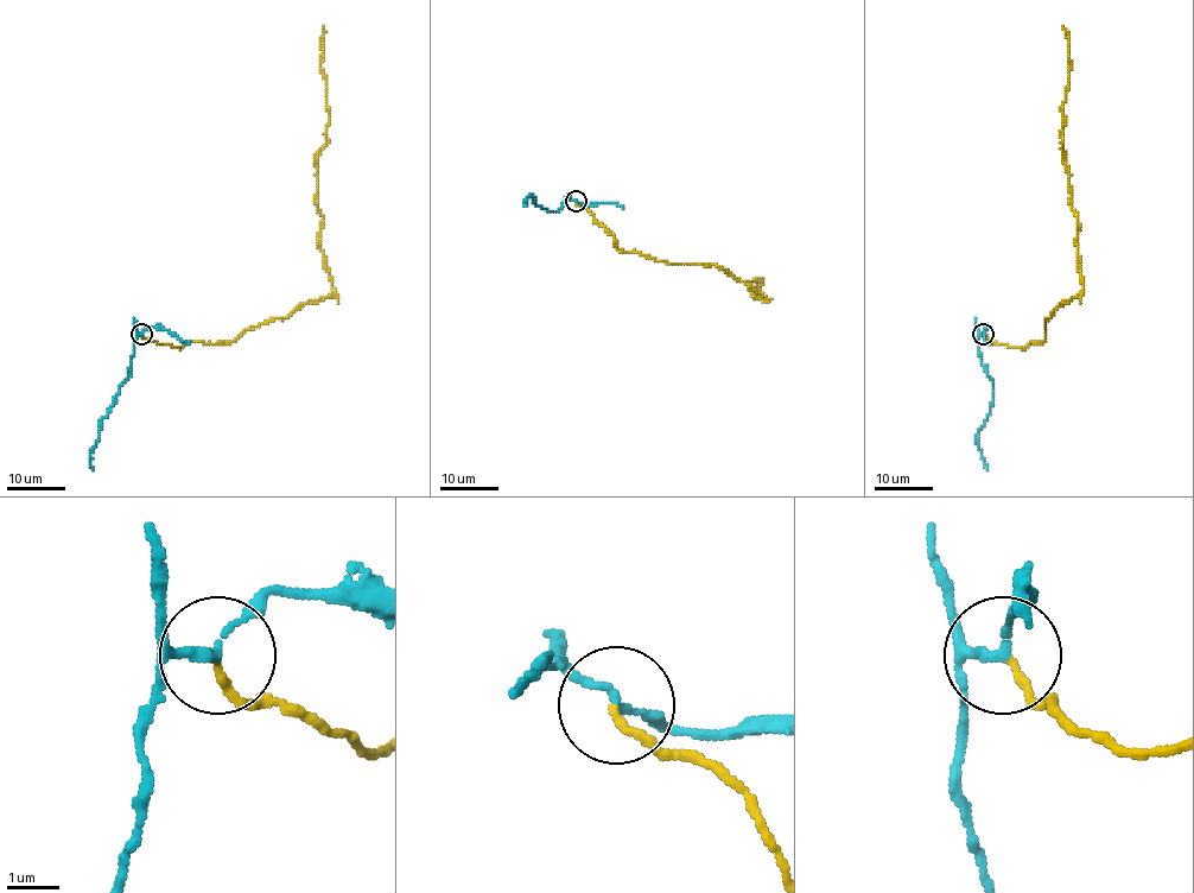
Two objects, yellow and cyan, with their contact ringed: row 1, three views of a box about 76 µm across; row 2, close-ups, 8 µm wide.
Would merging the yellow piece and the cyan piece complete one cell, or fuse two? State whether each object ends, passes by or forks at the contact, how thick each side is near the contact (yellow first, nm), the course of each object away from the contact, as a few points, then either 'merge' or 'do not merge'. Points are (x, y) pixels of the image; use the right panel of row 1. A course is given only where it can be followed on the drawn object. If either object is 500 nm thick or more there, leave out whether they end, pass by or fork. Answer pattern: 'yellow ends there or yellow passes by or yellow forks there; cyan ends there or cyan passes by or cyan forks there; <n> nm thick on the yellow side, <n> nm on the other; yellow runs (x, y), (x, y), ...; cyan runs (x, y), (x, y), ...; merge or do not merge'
yellow ends there; cyan passes by; 140 nm thick on the yellow side, 140 nm on the other; yellow runs (983, 333), (998, 344), (1043, 342), (1046, 318), (1081, 293), (1077, 215), (1064, 159), (1069, 69), (1064, 26); cyan runs (983, 333), (979, 335), (977, 350), (992, 381), (994, 396), (990, 412), (976, 438), (986, 469); do not merge

